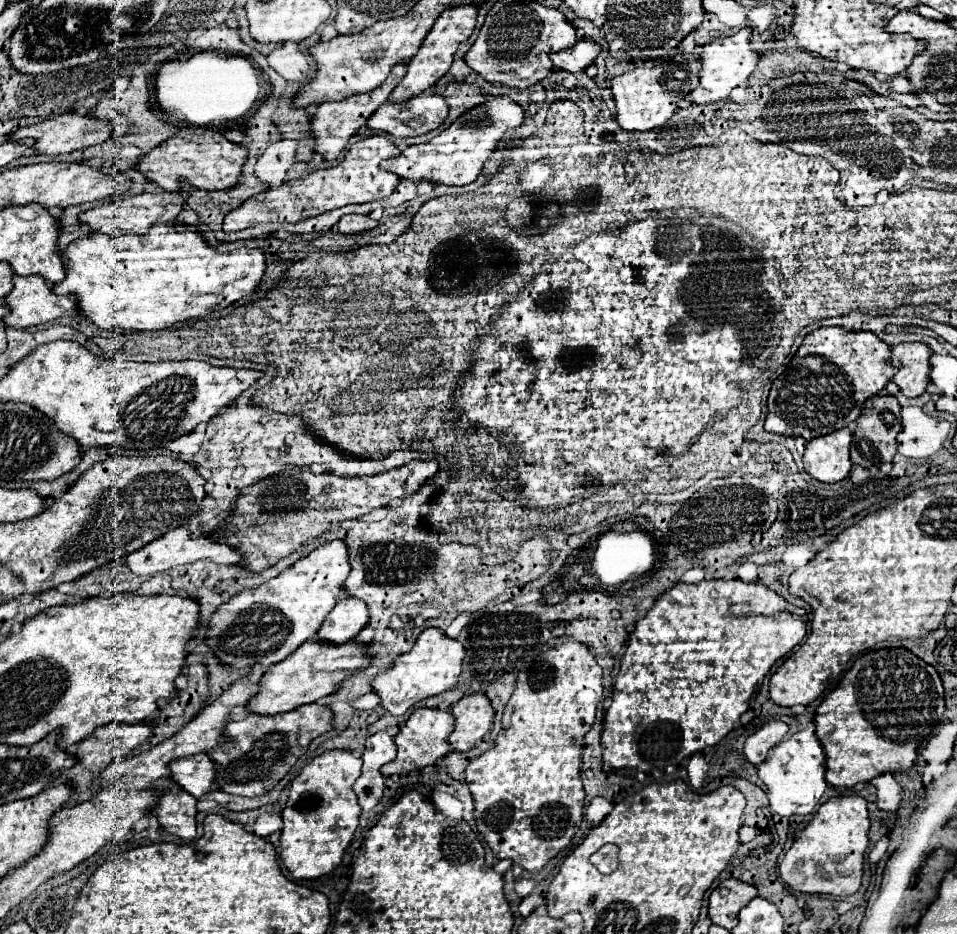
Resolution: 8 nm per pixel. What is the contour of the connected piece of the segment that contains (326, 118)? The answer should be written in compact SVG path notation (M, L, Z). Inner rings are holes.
M398 64L396 68L392 68L388 80L384 84L380 84L376 90L372 90L368 94L350 96L342 102L324 102L324 104L320 104L316 108L316 112L312 114L312 118L310 118L310 132L312 132L312 138L316 140L314 152L322 154L324 160L330 160L330 162L336 160L338 154L342 152L342 148L348 144L348 140L356 134L356 130L362 128L366 124L366 120L372 116L372 112L388 100L390 92L396 88L396 84L400 84L404 74L406 74L406 64Z

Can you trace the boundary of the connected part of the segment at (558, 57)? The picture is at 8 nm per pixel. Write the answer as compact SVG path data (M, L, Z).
M578 40L576 46L572 46L568 50L562 50L558 54L552 54L552 60L554 60L554 66L558 70L582 72L582 70L586 70L596 60L596 56L600 54L600 50L602 48L596 42Z

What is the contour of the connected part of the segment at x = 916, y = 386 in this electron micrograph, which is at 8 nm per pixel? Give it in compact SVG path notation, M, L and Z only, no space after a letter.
M902 342L892 348L892 362L900 364L892 382L898 384L904 396L916 398L930 384L930 356L932 350L922 342Z

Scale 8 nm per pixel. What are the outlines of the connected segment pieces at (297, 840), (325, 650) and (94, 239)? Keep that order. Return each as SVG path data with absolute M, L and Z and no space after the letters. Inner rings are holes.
M330 750L316 756L294 778L290 798L282 810L284 828L280 836L280 858L294 880L320 878L342 862L344 850L358 828L360 804L352 784L360 776L360 768L362 760L350 750Z
M308 640L304 642L296 652L288 656L288 660L282 660L280 664L274 664L268 668L268 672L260 678L258 688L260 692L246 704L248 712L262 714L262 716L274 716L282 712L290 712L298 706L312 704L324 696L330 696L338 684L348 678L348 674L360 672L368 664L366 646L348 642L348 644L324 644L320 640Z
M168 222L168 234L144 234L144 236L108 236L108 234L88 234L62 252L66 278L52 286L54 294L76 294L80 312L96 324L100 330L164 330L172 328L176 322L204 318L208 312L226 308L236 300L254 294L260 284L266 260L264 252L240 248L228 254L218 254L210 248L198 232L176 232L182 230L178 224Z

